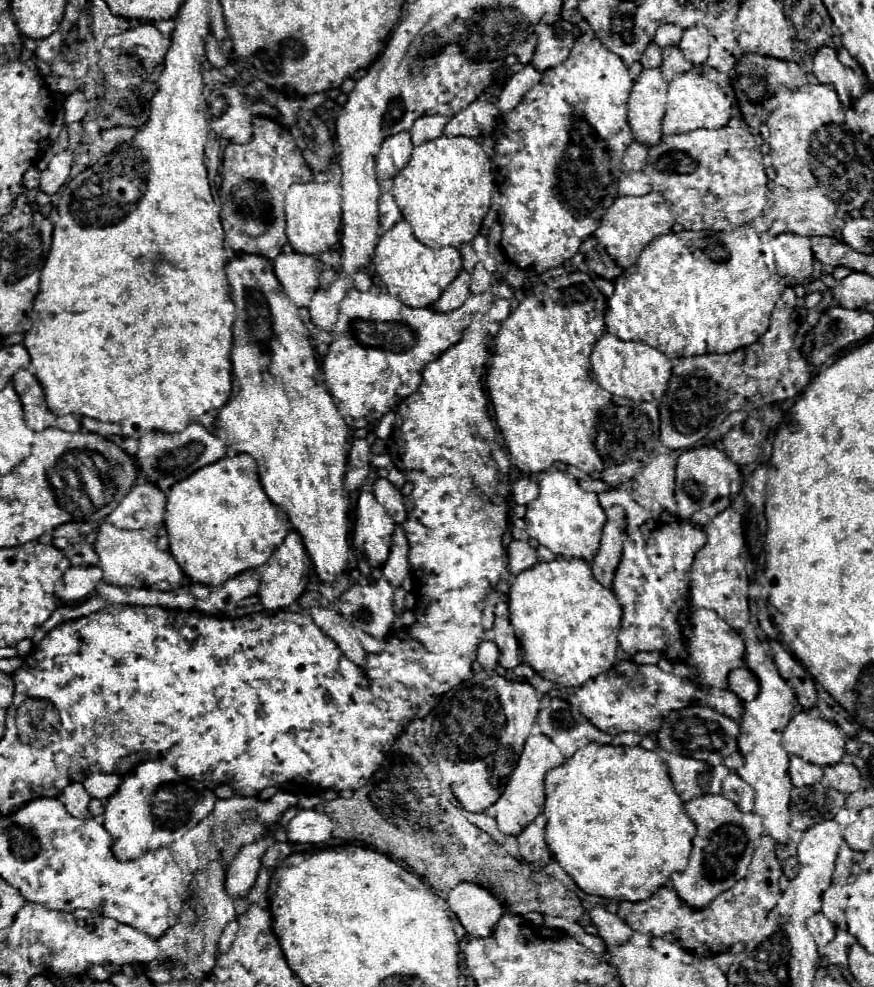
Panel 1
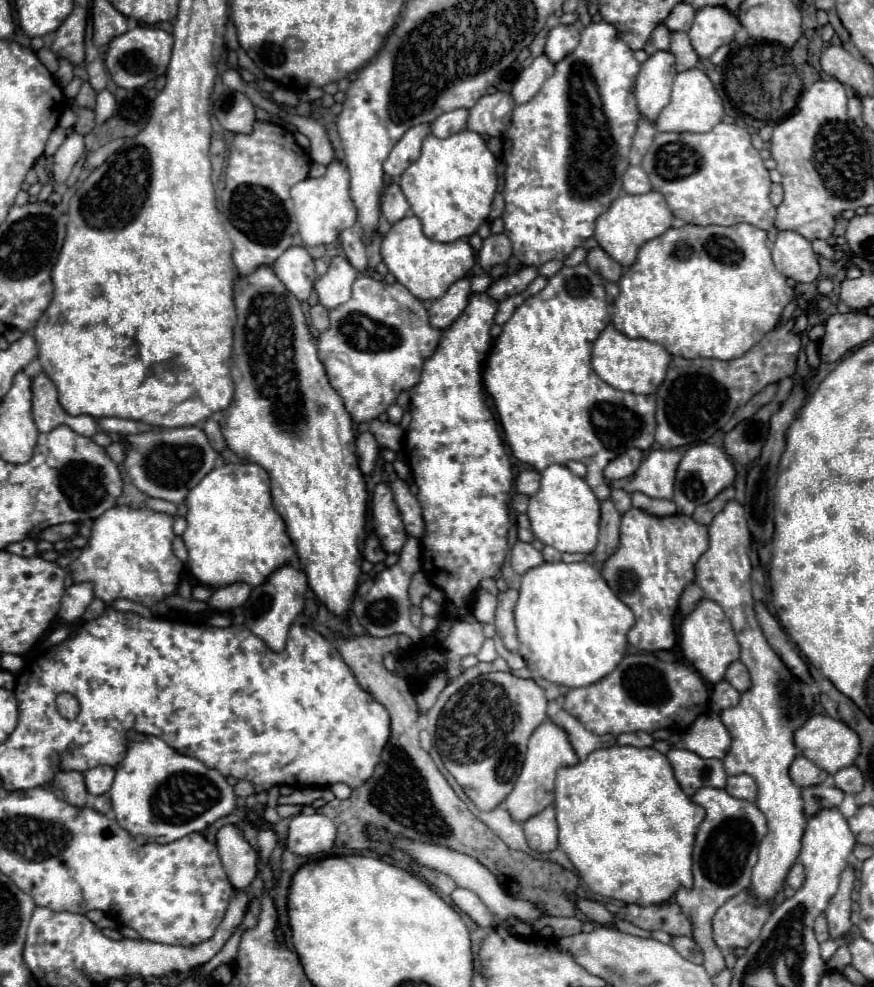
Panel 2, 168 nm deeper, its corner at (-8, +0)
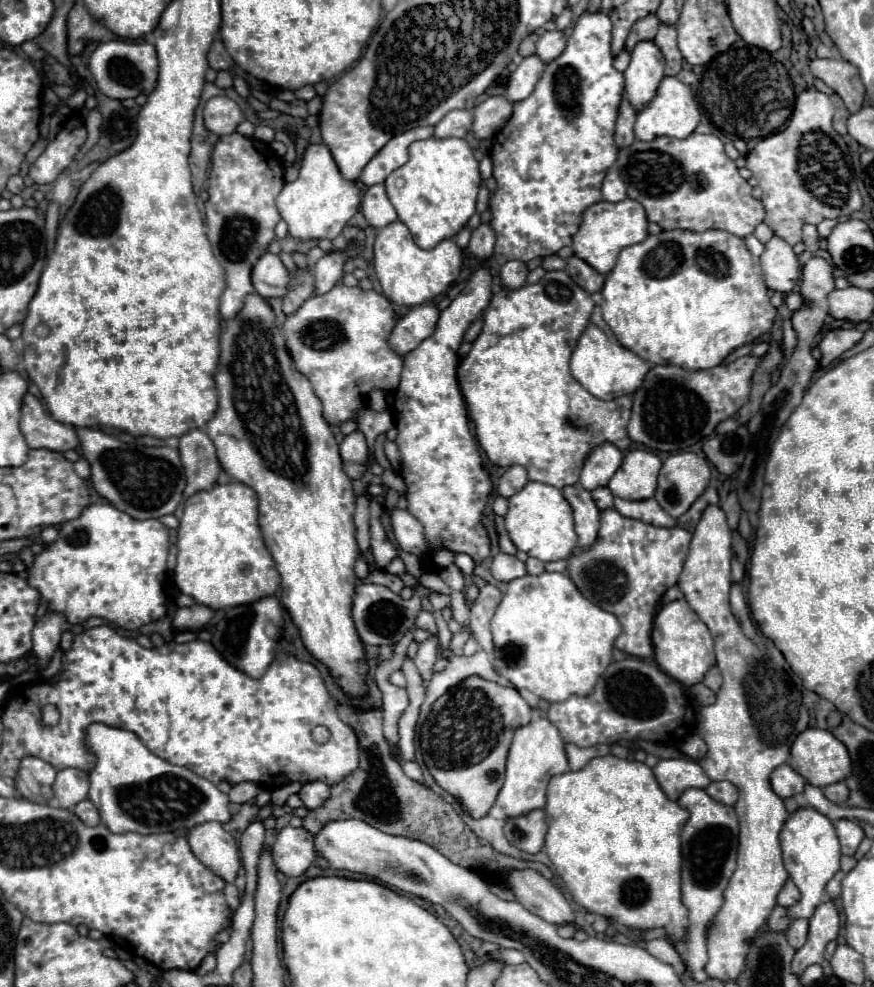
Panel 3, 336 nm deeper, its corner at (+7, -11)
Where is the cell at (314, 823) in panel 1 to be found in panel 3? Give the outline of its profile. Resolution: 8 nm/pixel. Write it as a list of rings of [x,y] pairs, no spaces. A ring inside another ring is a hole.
[[[285,827],[277,833],[273,861],[281,873],[299,877],[315,861],[315,857],[317,853],[313,849],[313,835],[303,827]]]

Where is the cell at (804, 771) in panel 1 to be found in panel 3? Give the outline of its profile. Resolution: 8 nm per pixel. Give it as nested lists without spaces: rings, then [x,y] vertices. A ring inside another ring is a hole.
[[[787,763],[779,765],[773,773],[771,773],[771,787],[779,797],[793,797],[805,791],[805,779],[791,769]]]

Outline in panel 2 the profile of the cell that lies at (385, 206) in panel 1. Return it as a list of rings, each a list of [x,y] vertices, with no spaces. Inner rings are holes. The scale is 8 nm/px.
[[[392,182],[392,184],[388,184],[388,186],[386,186],[384,196],[382,196],[380,210],[382,210],[384,218],[386,218],[390,224],[398,222],[400,218],[404,218],[404,216],[408,214],[410,204],[408,204],[406,196],[402,194],[402,190],[400,190],[398,182]]]

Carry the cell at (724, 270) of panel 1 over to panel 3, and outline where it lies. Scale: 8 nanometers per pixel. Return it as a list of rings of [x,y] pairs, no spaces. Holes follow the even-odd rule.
[[[677,229],[677,231],[661,231],[659,235],[649,235],[643,243],[637,243],[637,245],[631,245],[631,247],[625,247],[617,259],[617,265],[615,269],[607,275],[605,279],[605,287],[601,291],[603,295],[603,319],[605,323],[611,327],[611,331],[615,333],[617,341],[621,345],[625,345],[627,349],[631,349],[633,353],[637,353],[641,359],[653,363],[653,365],[677,365],[677,367],[683,367],[683,369],[689,369],[689,371],[699,371],[699,369],[711,369],[711,367],[717,367],[721,365],[721,361],[731,353],[735,351],[737,347],[745,345],[745,343],[751,343],[755,339],[759,339],[761,335],[765,335],[771,327],[773,327],[773,319],[775,319],[775,313],[777,309],[771,305],[771,299],[769,299],[769,289],[763,281],[763,275],[761,275],[761,265],[759,265],[759,257],[753,257],[747,247],[745,247],[745,241],[741,237],[735,237],[731,233],[725,233],[725,231],[715,231],[715,229],[709,229],[705,233],[693,233],[693,231],[683,231],[683,229]]]

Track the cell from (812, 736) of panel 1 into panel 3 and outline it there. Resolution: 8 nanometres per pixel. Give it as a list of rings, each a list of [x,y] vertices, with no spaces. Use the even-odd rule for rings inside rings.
[[[809,727],[805,729],[805,733],[799,733],[791,745],[791,761],[793,763],[789,765],[815,787],[827,787],[831,783],[843,781],[851,773],[851,759],[849,759],[847,747],[825,729]]]

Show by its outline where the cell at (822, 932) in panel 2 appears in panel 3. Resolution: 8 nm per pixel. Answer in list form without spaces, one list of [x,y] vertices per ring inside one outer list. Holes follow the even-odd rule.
[[[797,919],[789,925],[787,929],[787,939],[795,949],[801,949],[801,945],[805,945],[807,941],[807,931],[809,931],[809,921],[807,919]]]

